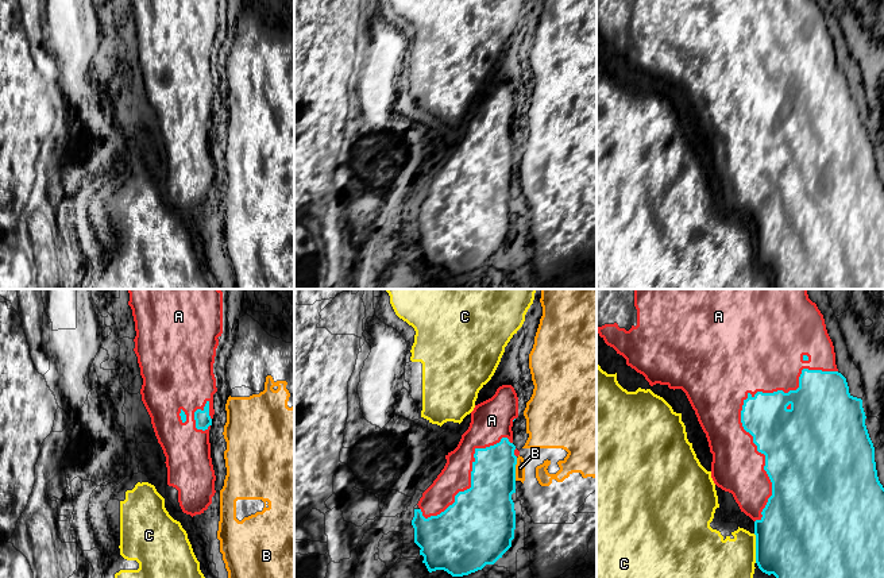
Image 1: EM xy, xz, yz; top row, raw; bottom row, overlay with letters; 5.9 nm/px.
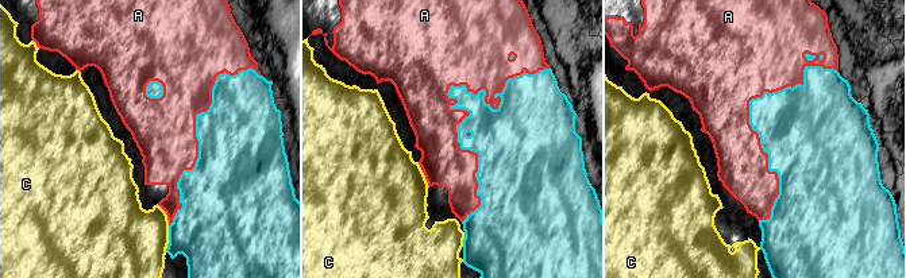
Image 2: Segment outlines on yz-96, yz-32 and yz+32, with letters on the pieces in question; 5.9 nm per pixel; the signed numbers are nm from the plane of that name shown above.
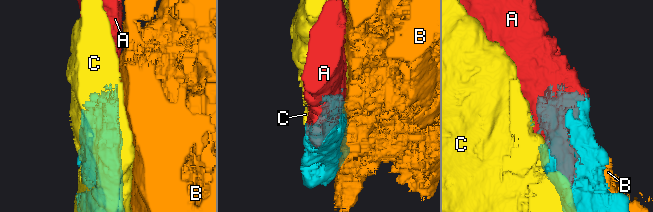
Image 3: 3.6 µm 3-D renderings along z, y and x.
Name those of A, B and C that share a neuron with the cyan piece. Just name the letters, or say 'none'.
A

